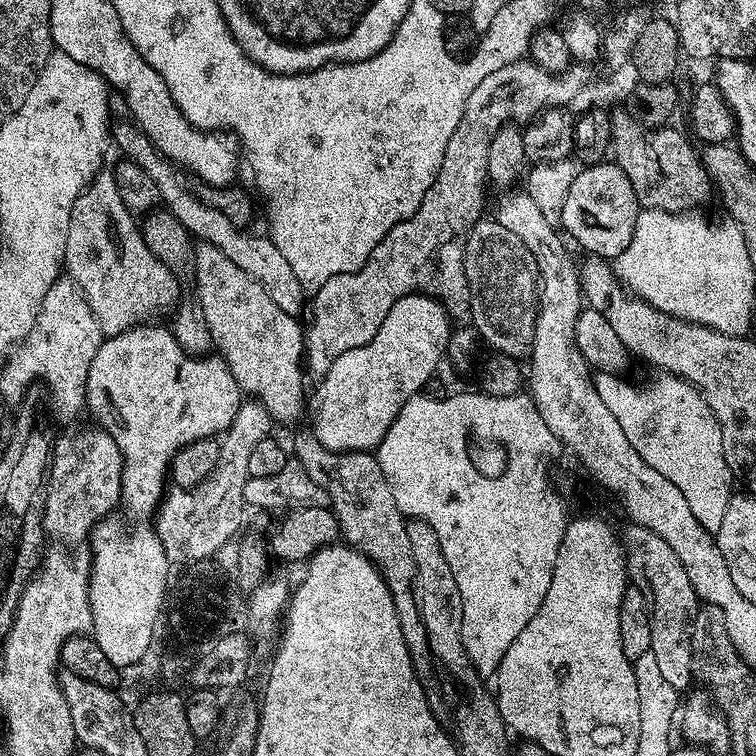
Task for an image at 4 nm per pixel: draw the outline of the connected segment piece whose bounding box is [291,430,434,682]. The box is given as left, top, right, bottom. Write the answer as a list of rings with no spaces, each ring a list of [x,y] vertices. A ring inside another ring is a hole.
[[[311,430],[300,432],[296,436],[296,441],[292,444],[291,451],[295,459],[300,461],[302,470],[322,486],[327,499],[330,501],[330,509],[336,516],[336,521],[340,526],[340,533],[343,541],[349,547],[353,547],[363,553],[383,576],[387,589],[390,590],[394,608],[397,613],[402,638],[405,639],[406,648],[410,651],[412,665],[416,671],[416,677],[421,682],[428,682],[434,669],[432,651],[429,650],[429,636],[426,634],[425,623],[422,622],[421,612],[417,608],[417,600],[414,598],[414,582],[417,578],[417,566],[415,565],[414,554],[411,552],[411,543],[406,517],[398,510],[394,502],[394,494],[386,482],[386,474],[382,474],[382,466],[372,452],[335,452],[322,442],[318,442],[316,433]]]

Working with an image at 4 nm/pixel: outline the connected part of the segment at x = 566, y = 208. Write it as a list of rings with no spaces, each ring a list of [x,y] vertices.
[[[615,162],[590,164],[577,171],[574,183],[570,185],[570,191],[566,193],[566,202],[562,202],[559,227],[569,237],[572,235],[589,252],[587,254],[589,257],[611,262],[618,254],[622,254],[622,250],[626,250],[626,246],[630,246],[630,238],[634,238],[634,222],[638,222],[640,211],[642,209],[634,194],[634,186],[630,186],[630,178],[626,178],[626,174]]]

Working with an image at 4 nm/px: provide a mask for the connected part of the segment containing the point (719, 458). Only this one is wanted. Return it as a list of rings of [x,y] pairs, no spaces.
[[[600,372],[594,380],[598,398],[602,398],[610,414],[618,418],[622,434],[626,434],[630,446],[638,450],[642,462],[658,470],[662,478],[670,478],[670,482],[682,490],[694,518],[715,534],[726,514],[734,477],[724,458],[722,432],[714,412],[698,389],[681,376],[656,374],[645,388],[624,378],[614,372]]]

